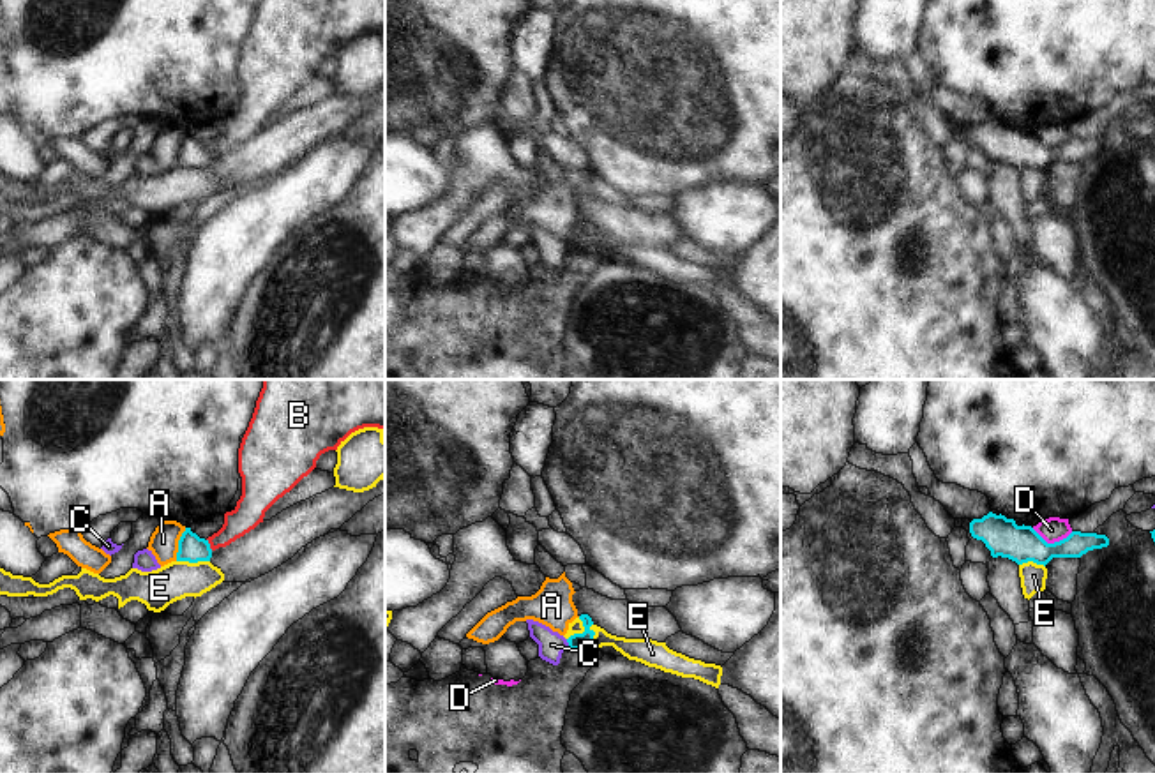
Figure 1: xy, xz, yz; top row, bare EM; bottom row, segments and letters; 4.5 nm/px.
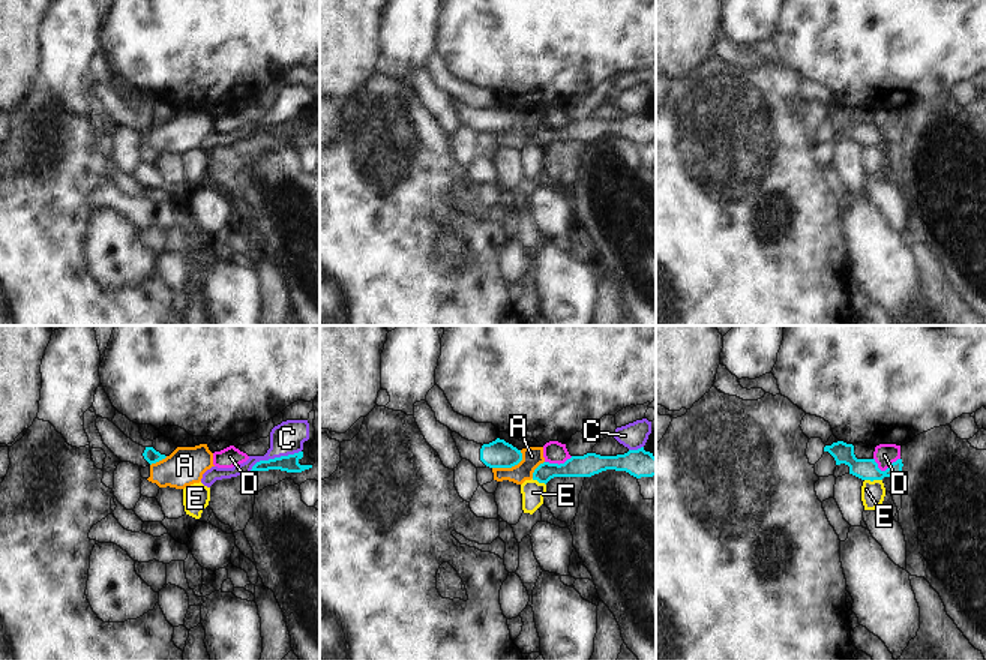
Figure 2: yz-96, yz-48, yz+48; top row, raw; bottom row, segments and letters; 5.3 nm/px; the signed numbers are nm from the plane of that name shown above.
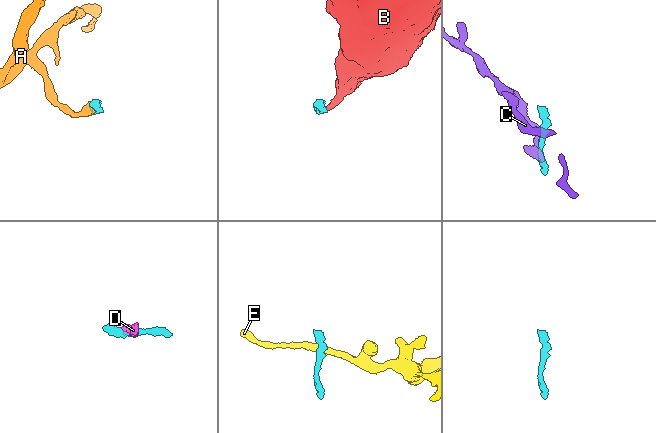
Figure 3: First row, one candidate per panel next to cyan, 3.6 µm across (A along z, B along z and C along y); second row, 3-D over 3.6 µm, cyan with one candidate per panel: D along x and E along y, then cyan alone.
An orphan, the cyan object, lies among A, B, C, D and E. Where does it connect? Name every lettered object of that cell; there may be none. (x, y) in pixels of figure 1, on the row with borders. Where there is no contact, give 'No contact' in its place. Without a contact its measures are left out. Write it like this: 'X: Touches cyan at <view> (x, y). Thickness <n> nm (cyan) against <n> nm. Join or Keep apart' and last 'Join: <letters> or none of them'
A: Touches cyan at xy (179, 544). Thickness 120 nm (cyan) against 130 nm. Keep apart
B: Touches cyan at xy (209, 544). Thickness 120 nm (cyan) against 140 nm. Keep apart
C: Touches cyan at xz (567, 641). Thickness 70 nm (cyan) against 120 nm. Keep apart
D: Touches cyan at yz (1055, 542). Thickness 170 nm (cyan) against 110 nm. Keep apart
E: Touches cyan at xy (193, 562). Thickness 120 nm (cyan) against 170 nm. Keep apart
Join: none of them

